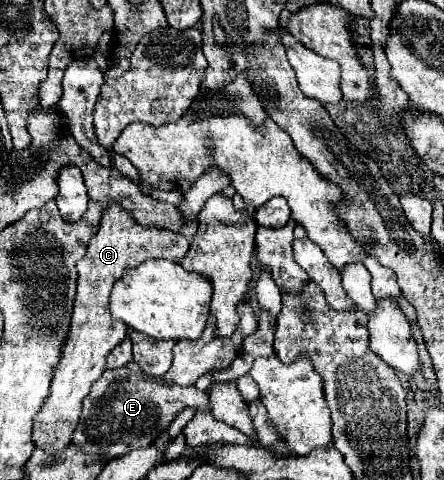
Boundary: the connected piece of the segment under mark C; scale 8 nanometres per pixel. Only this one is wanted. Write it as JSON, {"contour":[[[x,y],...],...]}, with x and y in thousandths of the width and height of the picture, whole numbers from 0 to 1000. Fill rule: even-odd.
{"contour":[[[268,423],[232,435],[223,477],[205,494],[191,535],[173,548],[178,581],[173,581],[173,615],[160,660],[160,694],[151,698],[142,744],[124,765],[124,785],[115,794],[115,823],[106,827],[97,852],[79,865],[74,881],[74,919],[83,931],[124,944],[160,923],[160,902],[169,898],[182,865],[182,835],[200,819],[205,802],[241,769],[236,744],[245,740],[245,731],[286,702],[286,681],[255,677],[255,665],[245,656],[245,615],[255,590],[282,569],[286,556],[304,556],[340,535],[367,535],[408,548],[408,540],[421,531],[421,519],[426,502],[408,485],[381,477],[322,473],[309,460],[300,460],[295,444],[277,435]]]}

